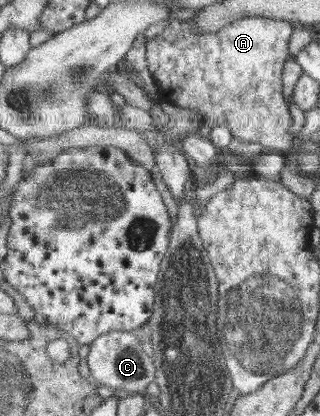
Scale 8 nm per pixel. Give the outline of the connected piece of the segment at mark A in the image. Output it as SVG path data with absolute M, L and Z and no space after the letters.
M252 17L226 25L220 31L198 33L193 18L183 21L170 19L161 32L146 43L148 69L158 87L158 102L174 102L183 108L192 108L204 114L209 127L224 125L234 137L242 137L244 143L254 142L266 151L290 154L296 146L296 138L288 132L292 115L282 93L282 71L290 56L290 37L297 27L292 21Z

